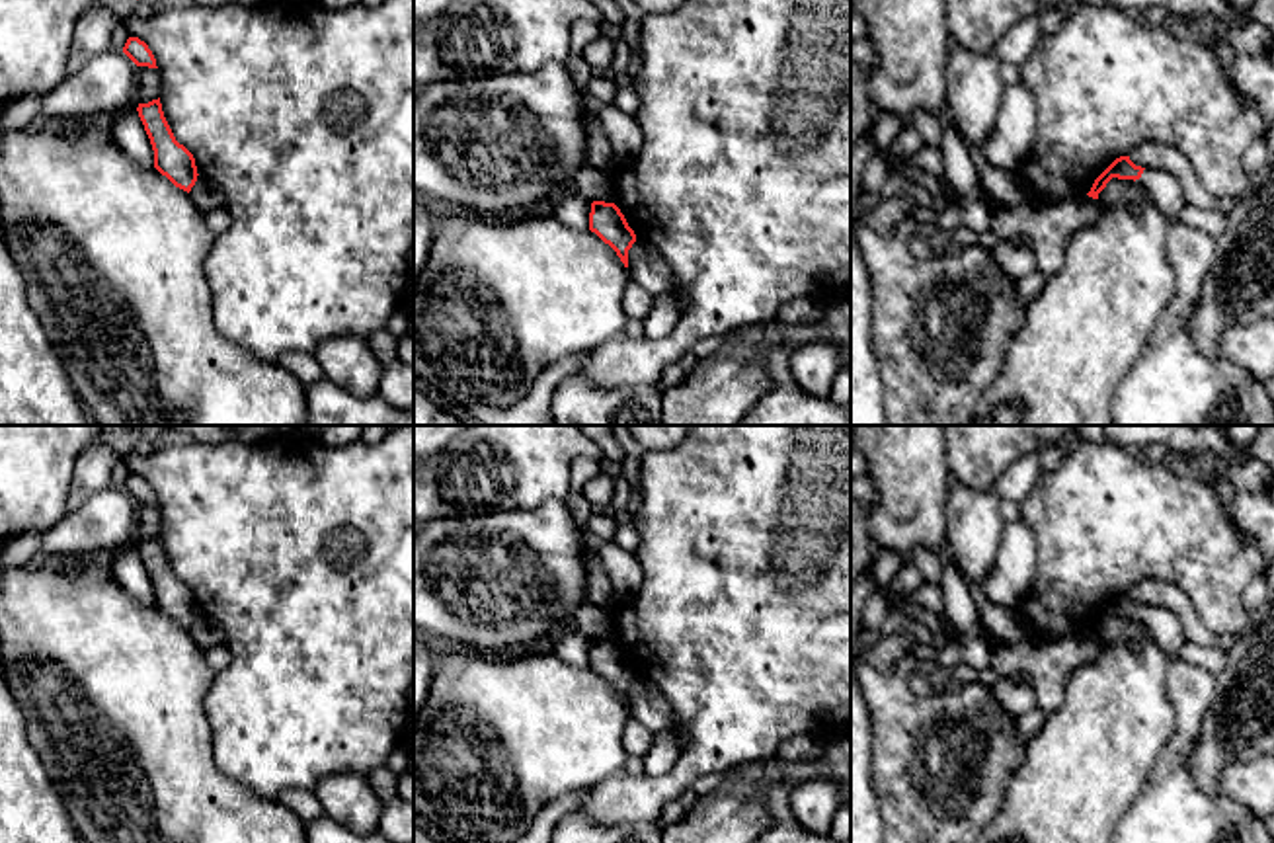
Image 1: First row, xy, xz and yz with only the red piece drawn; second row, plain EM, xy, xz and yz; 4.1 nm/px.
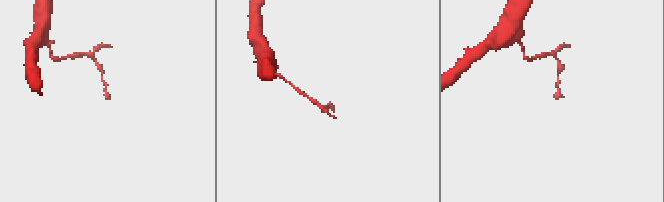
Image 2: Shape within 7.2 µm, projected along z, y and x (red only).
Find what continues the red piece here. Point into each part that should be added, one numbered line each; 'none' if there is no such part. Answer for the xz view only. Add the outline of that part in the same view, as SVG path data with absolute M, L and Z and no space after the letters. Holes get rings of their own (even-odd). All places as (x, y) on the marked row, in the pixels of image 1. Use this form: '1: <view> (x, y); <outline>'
none

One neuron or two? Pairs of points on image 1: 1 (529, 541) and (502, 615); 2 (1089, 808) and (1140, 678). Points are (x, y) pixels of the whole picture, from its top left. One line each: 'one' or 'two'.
1: one
2: one

